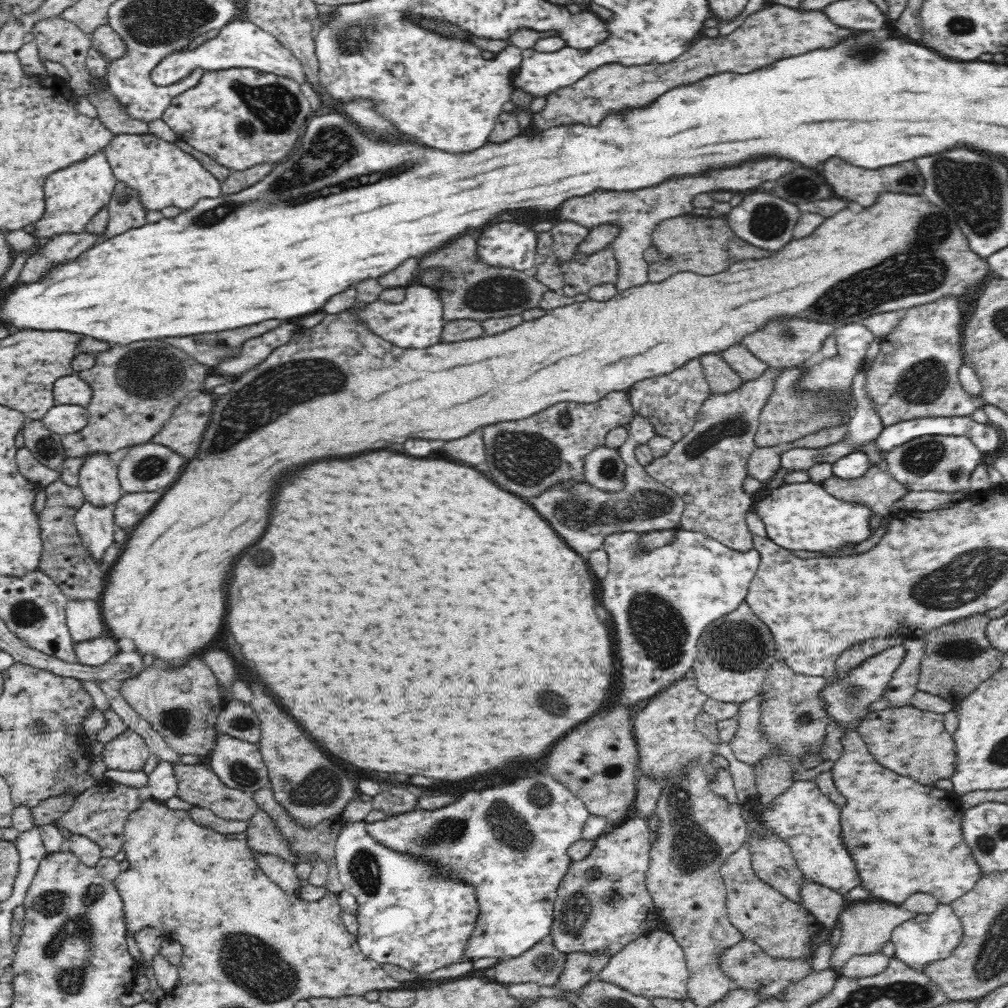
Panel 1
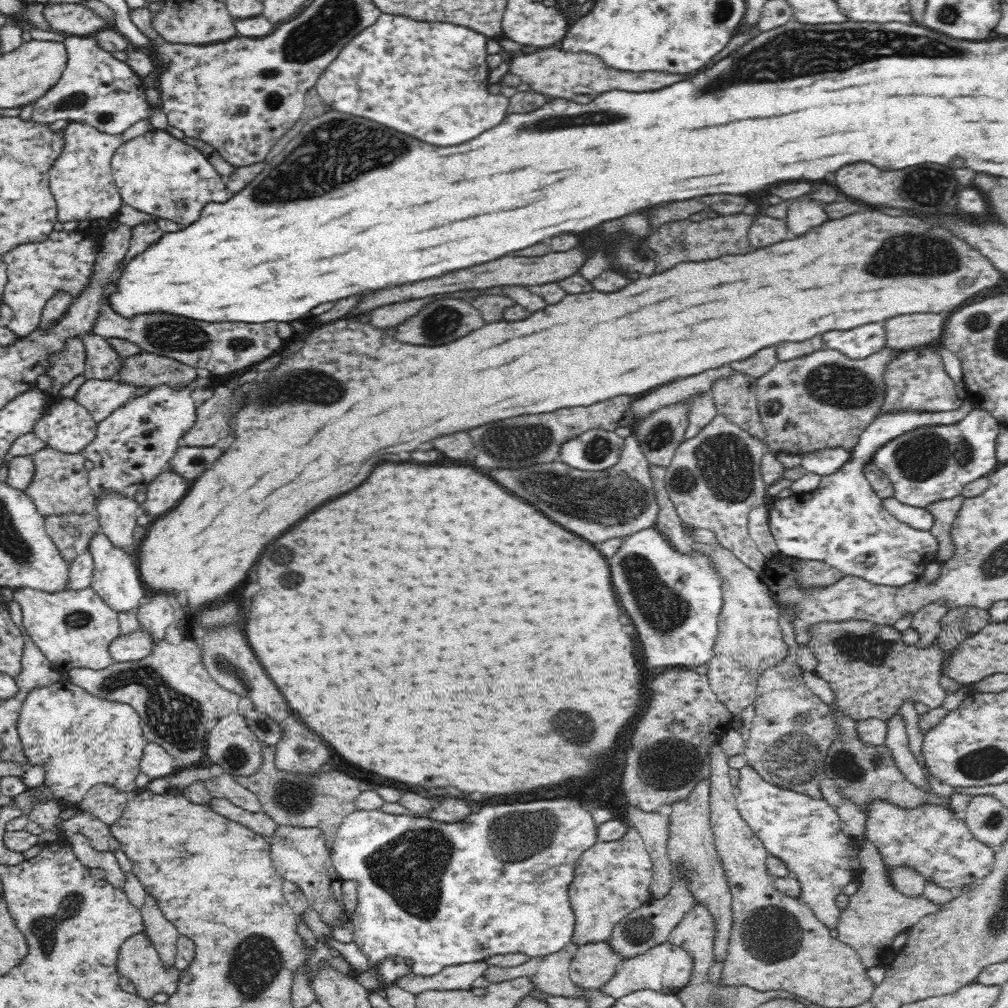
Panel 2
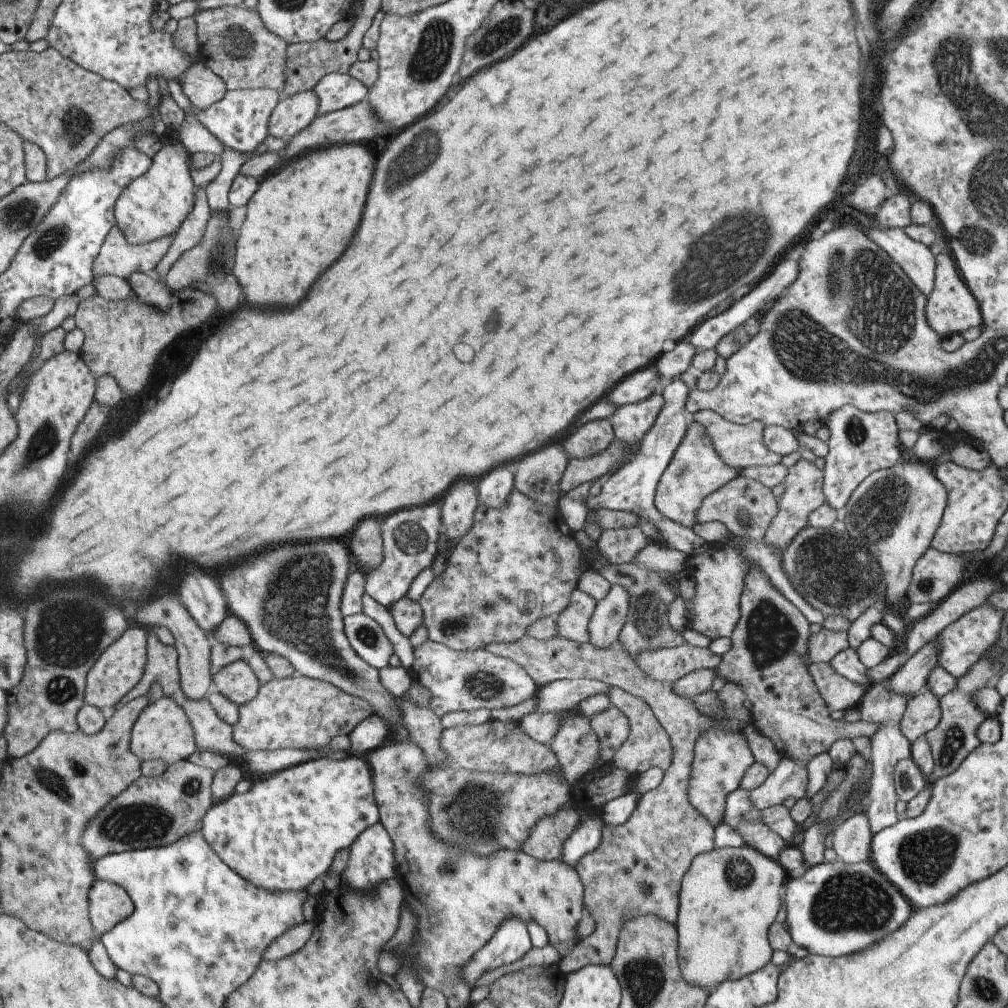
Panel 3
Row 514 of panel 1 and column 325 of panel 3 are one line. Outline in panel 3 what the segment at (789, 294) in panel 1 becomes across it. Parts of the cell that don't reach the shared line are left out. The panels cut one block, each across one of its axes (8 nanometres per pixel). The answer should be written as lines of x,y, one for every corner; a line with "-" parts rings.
351,143
309,151
287,164
276,165
259,180
257,191
246,205
230,270
251,306
291,306
299,302
319,272
329,268
347,248
359,224
373,174
373,156
363,146

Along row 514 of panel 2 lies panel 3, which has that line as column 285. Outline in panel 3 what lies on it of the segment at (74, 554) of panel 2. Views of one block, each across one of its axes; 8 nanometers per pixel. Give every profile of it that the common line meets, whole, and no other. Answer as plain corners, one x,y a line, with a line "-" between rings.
359,10
359,14
353,16
355,22
349,28
349,32
337,42
320,39
316,42
289,44
285,50
287,52
285,54
285,70
283,70
285,84
283,84
281,95
287,97
297,92
312,90
321,78
330,73
348,73
349,66
357,61
357,52
361,47
363,35
370,27
373,16
375,14
367,14
367,12

